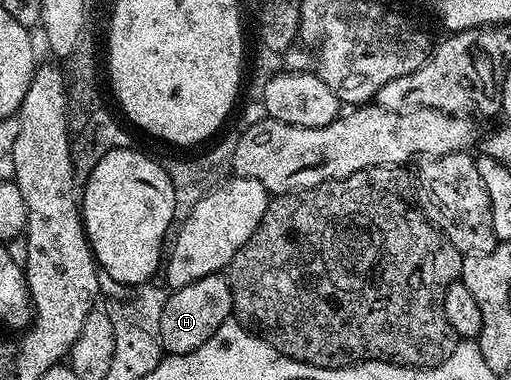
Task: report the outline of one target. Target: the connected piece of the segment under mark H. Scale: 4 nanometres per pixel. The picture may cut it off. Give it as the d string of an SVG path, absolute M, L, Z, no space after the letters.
M212 273L203 279L195 279L195 283L187 283L187 287L172 290L166 299L159 330L162 350L172 355L190 353L203 347L203 343L207 343L207 339L211 339L211 335L215 335L215 331L230 320L232 311L233 295L229 278L221 273Z

